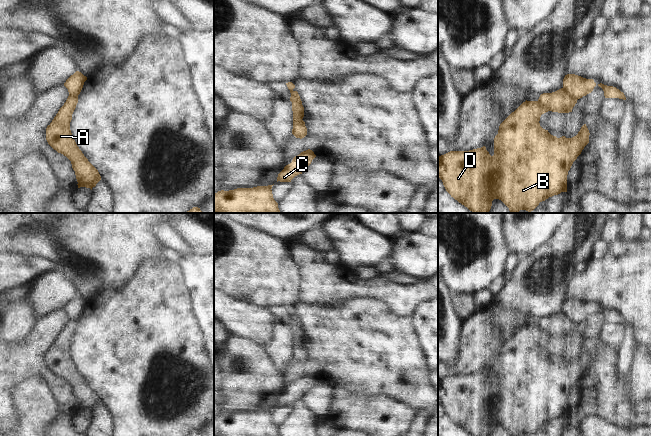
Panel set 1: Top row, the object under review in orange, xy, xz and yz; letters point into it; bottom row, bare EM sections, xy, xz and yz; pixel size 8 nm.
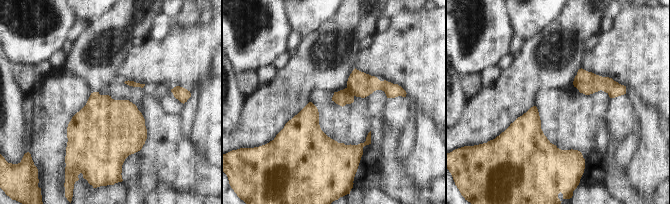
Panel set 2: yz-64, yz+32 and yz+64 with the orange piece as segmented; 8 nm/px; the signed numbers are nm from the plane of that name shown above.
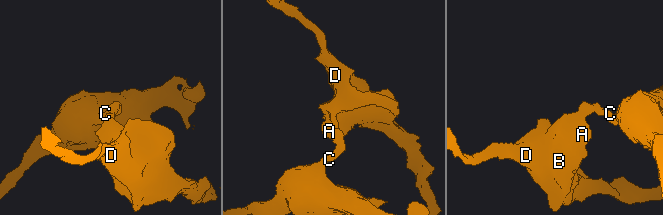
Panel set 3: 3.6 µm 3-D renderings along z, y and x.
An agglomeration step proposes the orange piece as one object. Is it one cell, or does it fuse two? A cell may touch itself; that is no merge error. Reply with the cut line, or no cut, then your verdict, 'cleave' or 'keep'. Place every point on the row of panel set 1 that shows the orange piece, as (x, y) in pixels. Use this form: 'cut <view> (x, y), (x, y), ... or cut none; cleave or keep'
cut yz (562, 88), (576, 101); cleave

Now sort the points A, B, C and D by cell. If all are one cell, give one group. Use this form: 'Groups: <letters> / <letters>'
Groups: A B D / C.

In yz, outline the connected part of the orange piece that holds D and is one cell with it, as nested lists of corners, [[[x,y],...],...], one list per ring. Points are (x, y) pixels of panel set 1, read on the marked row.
[[[563,88],[552,93],[543,93],[537,101],[523,102],[500,124],[498,134],[494,138],[493,156],[489,154],[485,146],[469,151],[450,151],[439,156],[438,177],[442,180],[446,191],[473,213],[489,213],[494,199],[501,200],[509,208],[510,213],[518,213],[520,210],[531,212],[540,202],[561,192],[567,192],[568,171],[589,143],[589,130],[584,124],[576,136],[557,138],[548,130],[543,129],[539,121],[541,115],[548,111],[572,112],[576,103],[577,101]]]

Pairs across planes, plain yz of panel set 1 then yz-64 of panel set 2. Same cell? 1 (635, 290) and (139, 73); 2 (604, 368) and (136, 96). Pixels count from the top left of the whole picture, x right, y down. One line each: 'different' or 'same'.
1: same
2: same

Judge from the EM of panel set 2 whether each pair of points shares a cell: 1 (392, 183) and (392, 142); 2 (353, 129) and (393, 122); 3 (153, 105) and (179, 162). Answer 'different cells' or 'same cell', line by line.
1: same cell
2: different cells
3: same cell

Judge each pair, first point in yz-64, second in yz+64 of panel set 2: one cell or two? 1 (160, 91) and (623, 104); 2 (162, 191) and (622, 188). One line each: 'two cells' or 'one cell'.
1: two cells
2: two cells

